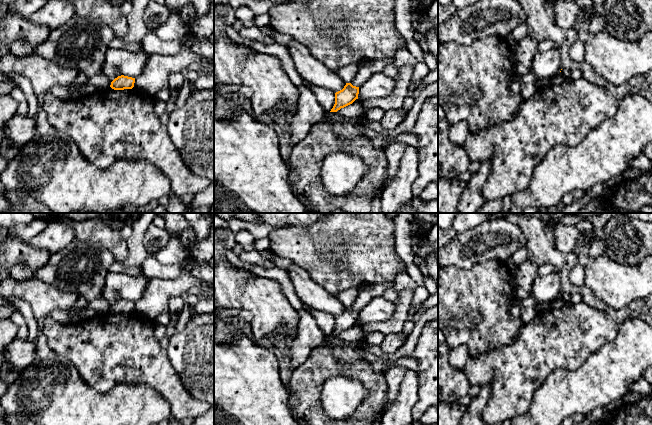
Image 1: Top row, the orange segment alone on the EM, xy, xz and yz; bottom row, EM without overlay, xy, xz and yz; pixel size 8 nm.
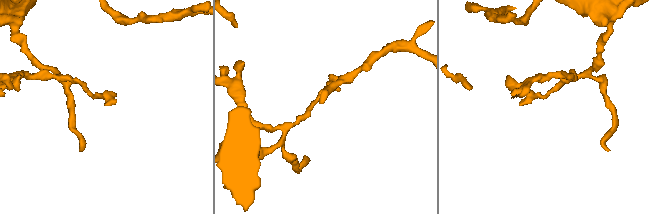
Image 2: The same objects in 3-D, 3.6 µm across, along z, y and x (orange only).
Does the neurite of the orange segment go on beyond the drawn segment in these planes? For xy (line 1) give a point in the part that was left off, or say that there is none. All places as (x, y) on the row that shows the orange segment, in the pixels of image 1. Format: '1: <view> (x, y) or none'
1: none

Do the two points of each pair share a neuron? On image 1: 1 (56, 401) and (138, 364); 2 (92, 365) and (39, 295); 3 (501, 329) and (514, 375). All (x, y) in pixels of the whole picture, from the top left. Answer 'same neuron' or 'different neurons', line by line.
1: different neurons
2: different neurons
3: different neurons

